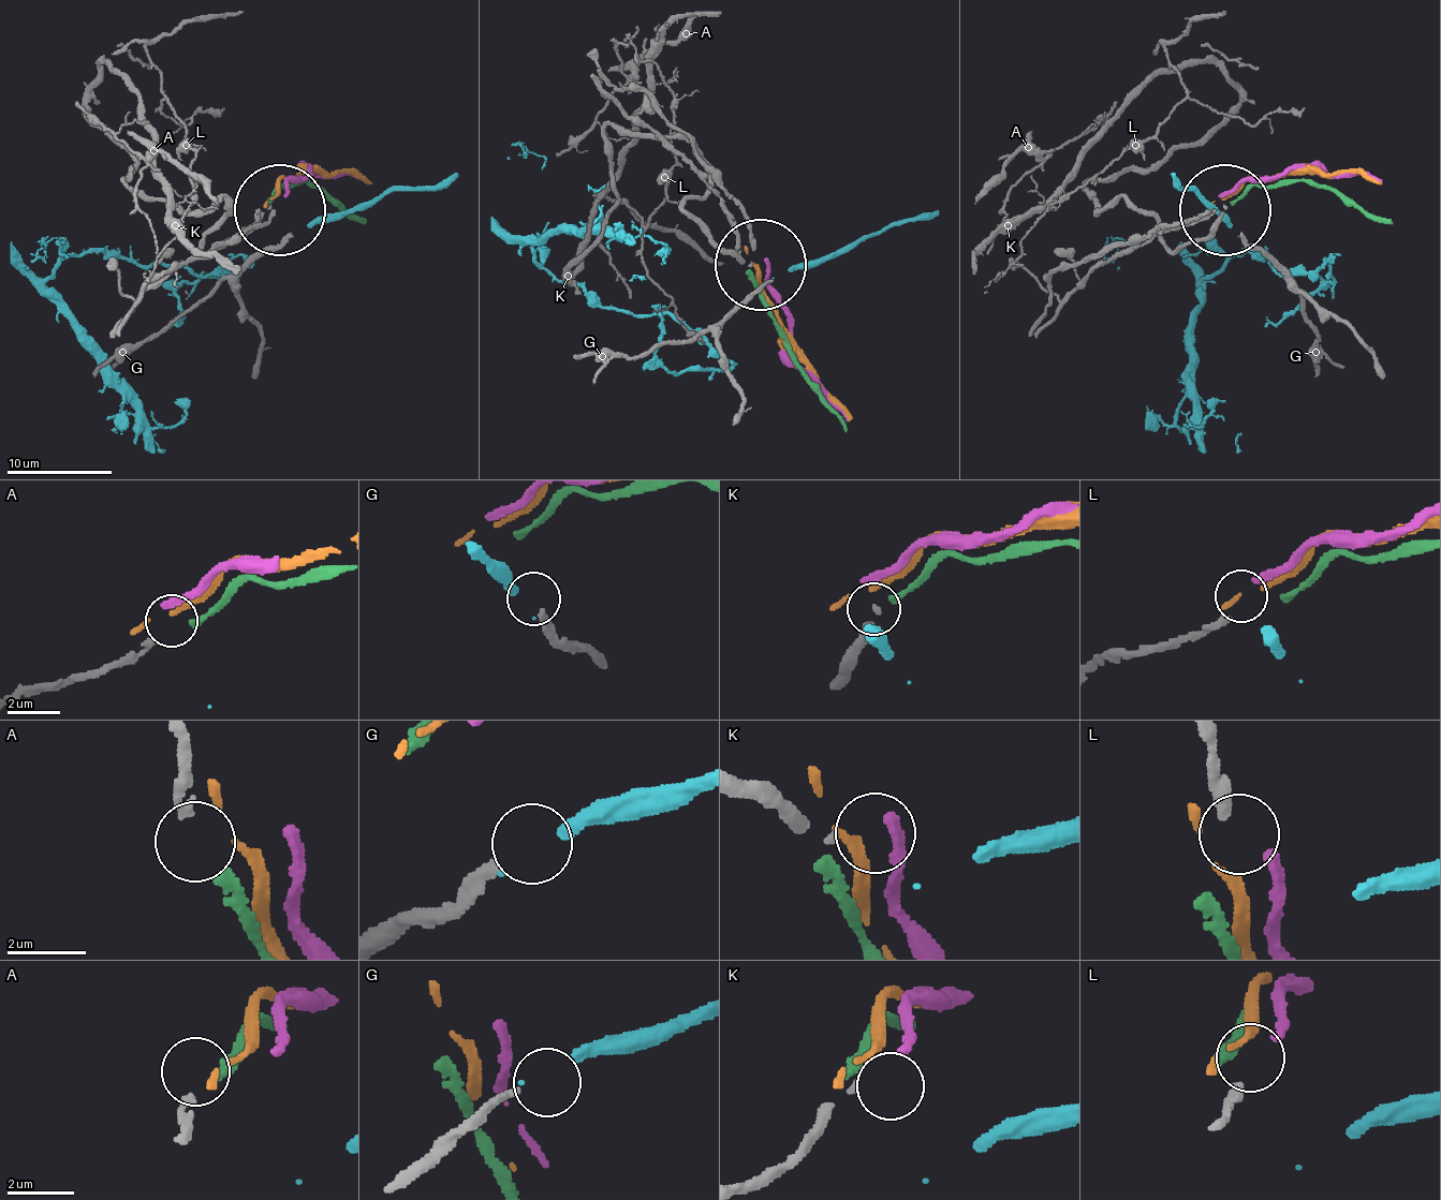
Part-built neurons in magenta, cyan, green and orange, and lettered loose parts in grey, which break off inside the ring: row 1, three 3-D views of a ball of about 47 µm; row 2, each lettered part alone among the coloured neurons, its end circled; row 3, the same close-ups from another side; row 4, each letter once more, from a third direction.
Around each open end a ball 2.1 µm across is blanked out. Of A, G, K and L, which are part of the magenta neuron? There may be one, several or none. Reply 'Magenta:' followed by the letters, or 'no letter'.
Magenta: no letter

